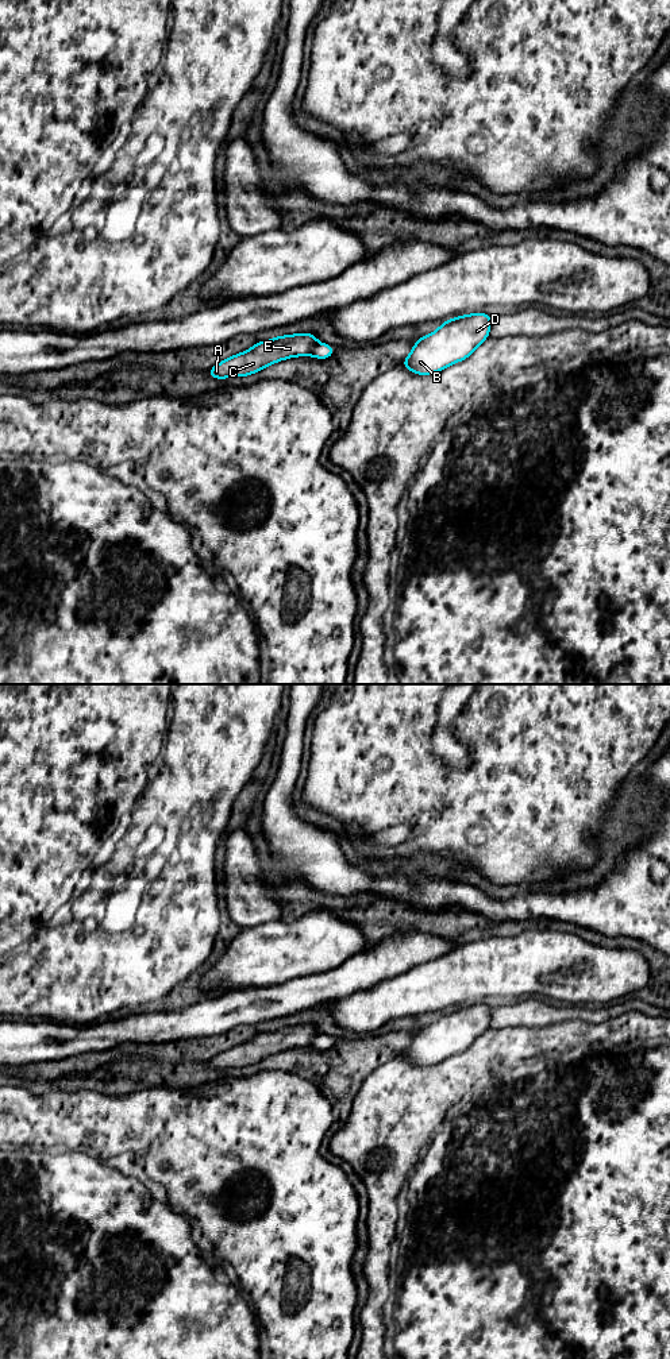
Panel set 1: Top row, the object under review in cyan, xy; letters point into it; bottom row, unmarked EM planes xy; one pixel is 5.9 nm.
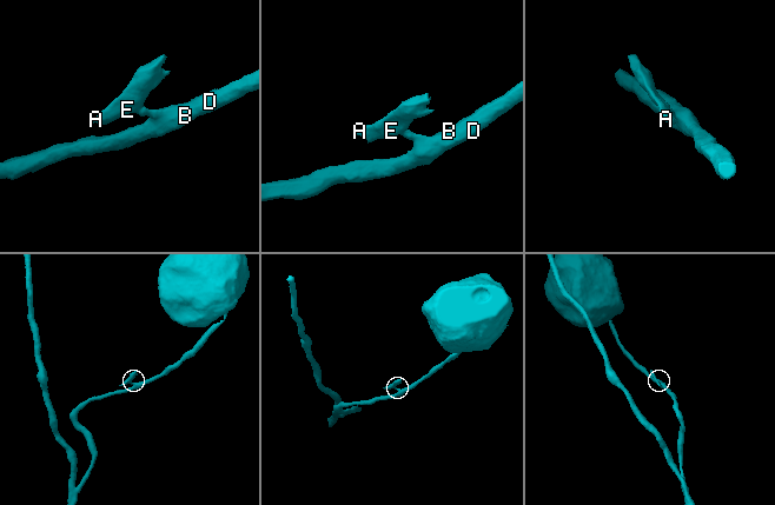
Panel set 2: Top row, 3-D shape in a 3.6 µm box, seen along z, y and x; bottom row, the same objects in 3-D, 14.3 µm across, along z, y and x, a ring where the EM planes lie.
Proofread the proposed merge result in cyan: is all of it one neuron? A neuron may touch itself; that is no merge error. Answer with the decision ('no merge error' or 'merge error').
merge error

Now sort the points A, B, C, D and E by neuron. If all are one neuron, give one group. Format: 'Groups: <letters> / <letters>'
Groups: A C E / B D

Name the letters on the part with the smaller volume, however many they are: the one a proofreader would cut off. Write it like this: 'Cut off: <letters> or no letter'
Cut off: A, C, E

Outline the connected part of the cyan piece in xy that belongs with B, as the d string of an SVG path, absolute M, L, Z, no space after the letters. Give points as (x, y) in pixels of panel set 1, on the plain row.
M478 1003L442 1014L432 1024L417 1028L400 1057L419 1066L436 1065L462 1053L489 1028L492 1007Z

